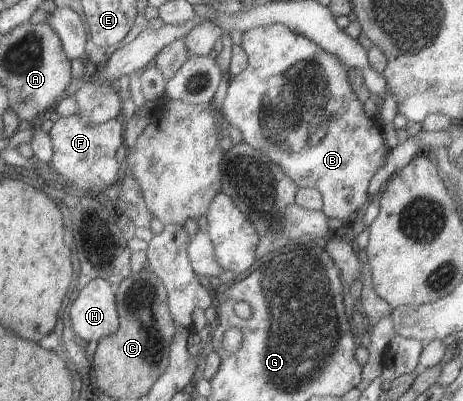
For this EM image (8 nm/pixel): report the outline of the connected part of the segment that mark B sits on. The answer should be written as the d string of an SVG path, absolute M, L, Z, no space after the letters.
M269 23L263 26L253 27L252 29L242 32L240 45L247 55L247 66L228 81L226 93L221 102L220 111L224 116L227 128L237 128L242 136L242 141L251 145L251 148L259 149L269 160L272 160L279 169L281 169L297 186L311 187L321 193L322 207L321 210L327 218L337 218L343 224L349 224L348 216L354 210L361 210L361 206L368 202L368 182L375 171L383 166L386 161L385 157L389 152L385 144L384 136L379 130L380 126L376 118L366 117L363 112L362 102L353 92L352 86L347 78L347 67L339 62L339 59L333 54L325 52L315 41L309 40L309 37L296 33L287 25L281 23Z

